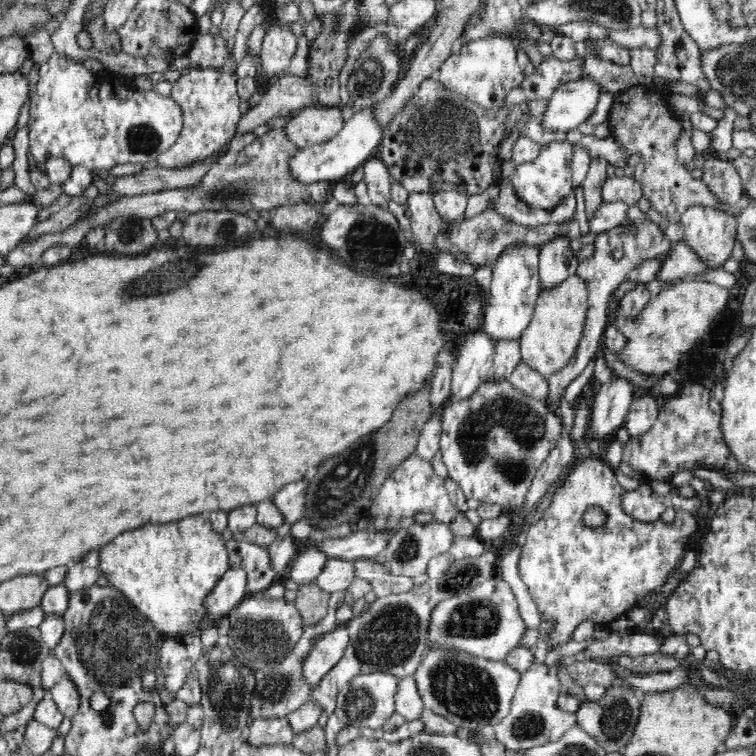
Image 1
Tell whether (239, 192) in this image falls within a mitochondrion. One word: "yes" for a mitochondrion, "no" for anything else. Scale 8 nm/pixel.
yes

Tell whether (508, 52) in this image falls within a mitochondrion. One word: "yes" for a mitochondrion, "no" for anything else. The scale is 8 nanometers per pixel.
no

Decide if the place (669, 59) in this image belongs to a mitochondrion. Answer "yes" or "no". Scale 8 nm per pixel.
no

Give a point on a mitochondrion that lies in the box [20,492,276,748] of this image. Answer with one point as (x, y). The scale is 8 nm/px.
(114, 645)

